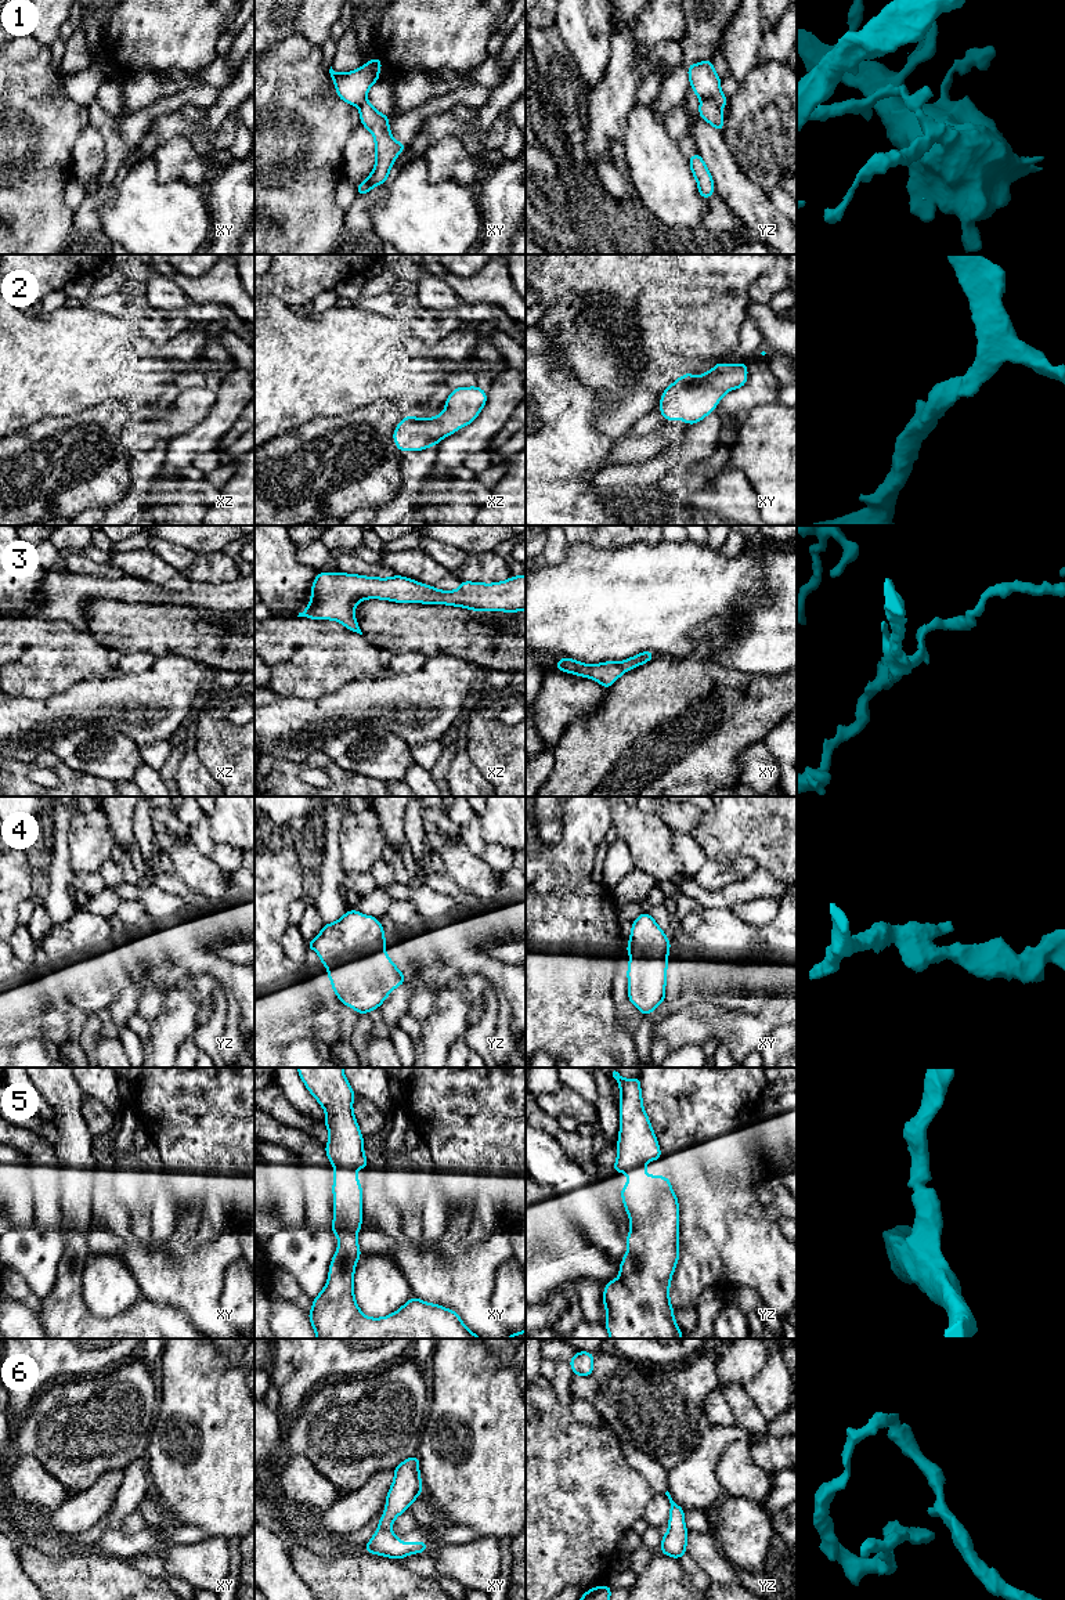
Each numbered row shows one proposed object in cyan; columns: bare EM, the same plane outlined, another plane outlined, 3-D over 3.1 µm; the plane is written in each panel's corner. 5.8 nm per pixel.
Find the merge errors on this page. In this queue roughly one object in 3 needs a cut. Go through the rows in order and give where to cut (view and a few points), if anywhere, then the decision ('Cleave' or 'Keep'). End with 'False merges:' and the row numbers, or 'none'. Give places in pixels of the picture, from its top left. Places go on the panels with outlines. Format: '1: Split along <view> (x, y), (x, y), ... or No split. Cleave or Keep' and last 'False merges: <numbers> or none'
1: Split along yz (701, 98), (708, 98), (721, 107). Cleave
2: No split. Keep
3: No split. Keep
4: No split. Keep
5: No split. Keep
6: No split. Keep
False merges: 1

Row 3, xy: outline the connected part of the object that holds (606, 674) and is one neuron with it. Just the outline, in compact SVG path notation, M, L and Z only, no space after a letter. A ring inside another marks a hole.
M643 651L627 661L607 661L596 665L582 664L580 661L560 657L555 664L557 671L566 671L584 678L591 678L599 682L604 689L609 689L624 672L633 669L645 662L649 662L656 654L653 651Z

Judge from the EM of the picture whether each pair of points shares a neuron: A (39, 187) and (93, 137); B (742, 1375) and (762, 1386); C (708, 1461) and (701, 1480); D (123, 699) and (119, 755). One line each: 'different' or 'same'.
A: different
B: different
C: same
D: different

